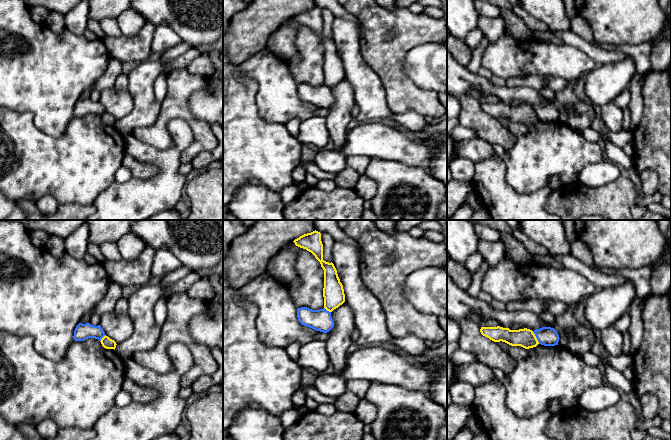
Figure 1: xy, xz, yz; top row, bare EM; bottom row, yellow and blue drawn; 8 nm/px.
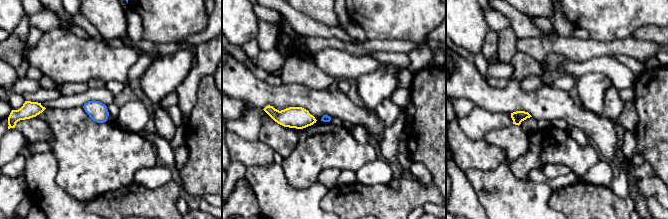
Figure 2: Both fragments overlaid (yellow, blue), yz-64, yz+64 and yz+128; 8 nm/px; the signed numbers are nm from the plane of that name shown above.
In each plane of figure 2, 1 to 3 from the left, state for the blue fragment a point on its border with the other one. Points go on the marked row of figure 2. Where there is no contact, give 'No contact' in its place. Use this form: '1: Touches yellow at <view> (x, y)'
1: No contact
2: No contact
3: No contact

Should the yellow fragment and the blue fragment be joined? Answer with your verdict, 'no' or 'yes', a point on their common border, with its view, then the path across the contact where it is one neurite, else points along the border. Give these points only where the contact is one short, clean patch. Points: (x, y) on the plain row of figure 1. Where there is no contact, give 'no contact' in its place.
no; contact yz (535, 113); border yz (532, 107), (539, 119)

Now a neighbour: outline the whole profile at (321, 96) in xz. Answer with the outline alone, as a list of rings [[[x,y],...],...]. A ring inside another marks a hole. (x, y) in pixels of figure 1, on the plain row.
[[[301,83],[297,85],[297,93],[302,101],[323,109],[329,108],[334,103],[331,88],[325,84],[312,86],[307,83]]]

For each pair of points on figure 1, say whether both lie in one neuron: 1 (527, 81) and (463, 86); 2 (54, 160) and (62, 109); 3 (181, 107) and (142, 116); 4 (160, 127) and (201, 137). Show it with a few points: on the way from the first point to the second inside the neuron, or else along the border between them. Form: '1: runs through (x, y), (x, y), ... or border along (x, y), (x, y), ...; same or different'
1: border along (506, 85), (527, 86), (529, 88); different
2: border along (72, 118), (59, 136), (49, 136), (37, 128); different
3: border along (161, 104), (156, 120), (143, 128); different
4: runs through (170, 115), (185, 114), (196, 125); same

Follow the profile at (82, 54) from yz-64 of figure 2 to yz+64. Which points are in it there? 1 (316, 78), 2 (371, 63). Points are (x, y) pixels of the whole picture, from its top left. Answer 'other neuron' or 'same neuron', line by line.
1: other neuron
2: same neuron

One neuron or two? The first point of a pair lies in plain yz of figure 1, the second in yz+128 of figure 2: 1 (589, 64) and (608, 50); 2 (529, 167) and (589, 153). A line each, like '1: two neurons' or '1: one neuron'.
1: two neurons
2: one neuron

